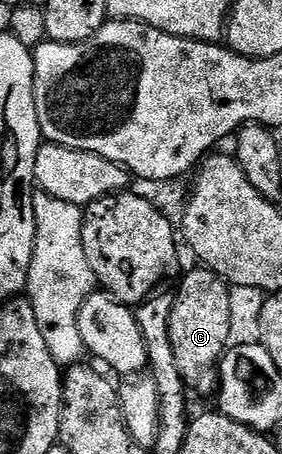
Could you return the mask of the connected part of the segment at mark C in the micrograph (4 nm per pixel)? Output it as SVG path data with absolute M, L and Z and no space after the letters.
M197 267L190 269L182 277L174 293L172 323L168 331L172 335L172 352L176 354L176 367L184 379L187 390L213 394L218 387L218 367L229 345L231 330L231 286L211 269Z

